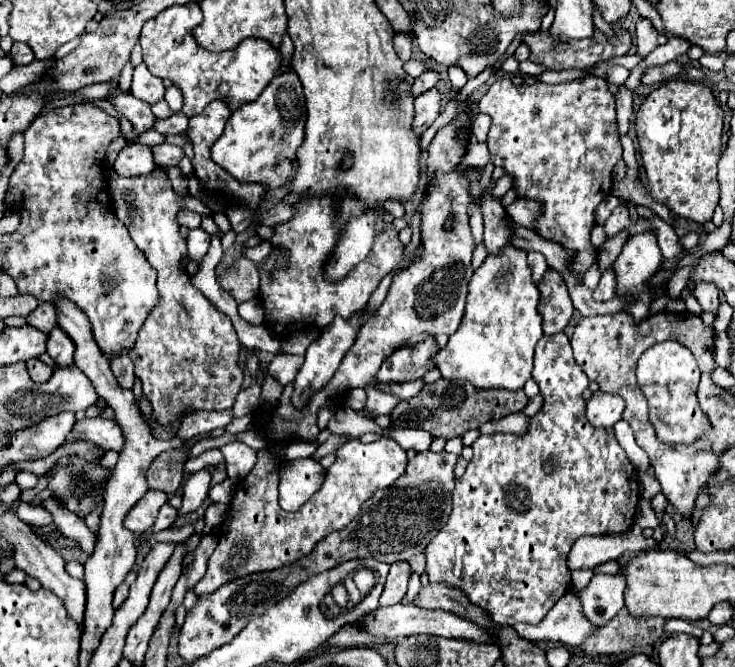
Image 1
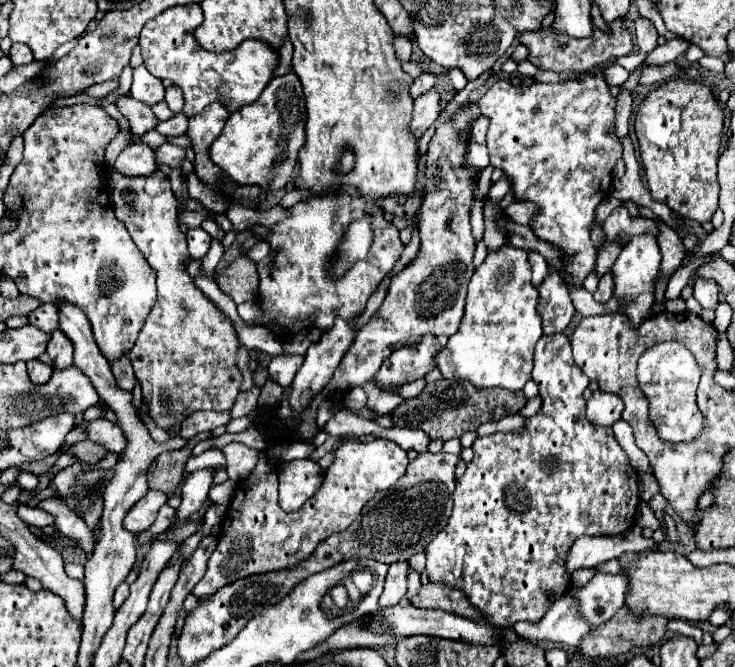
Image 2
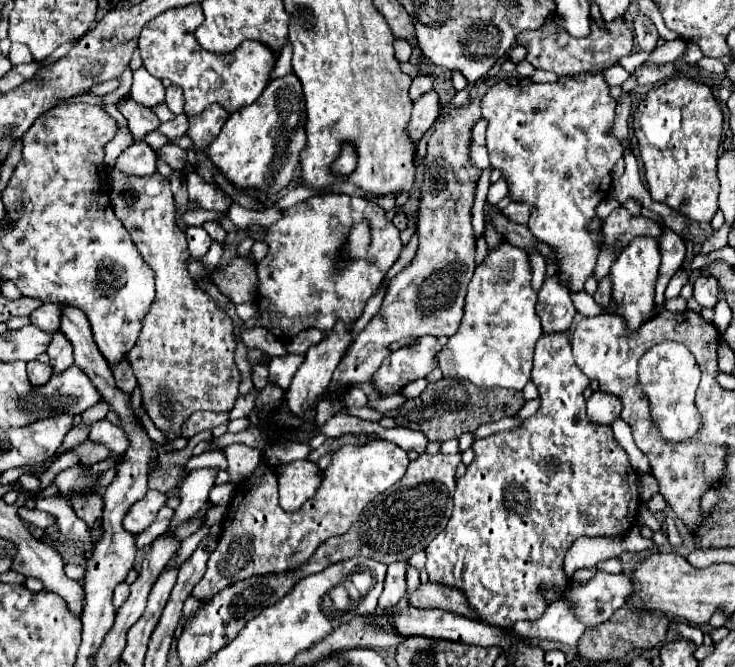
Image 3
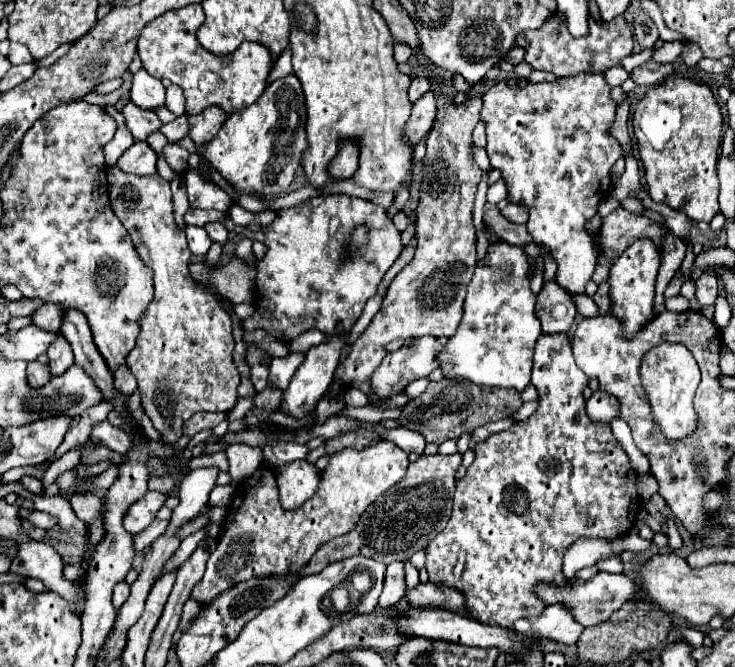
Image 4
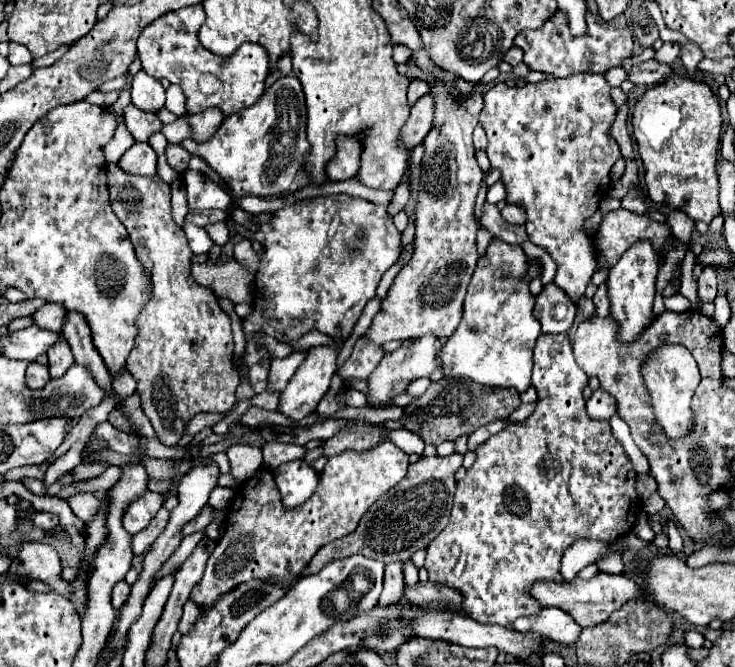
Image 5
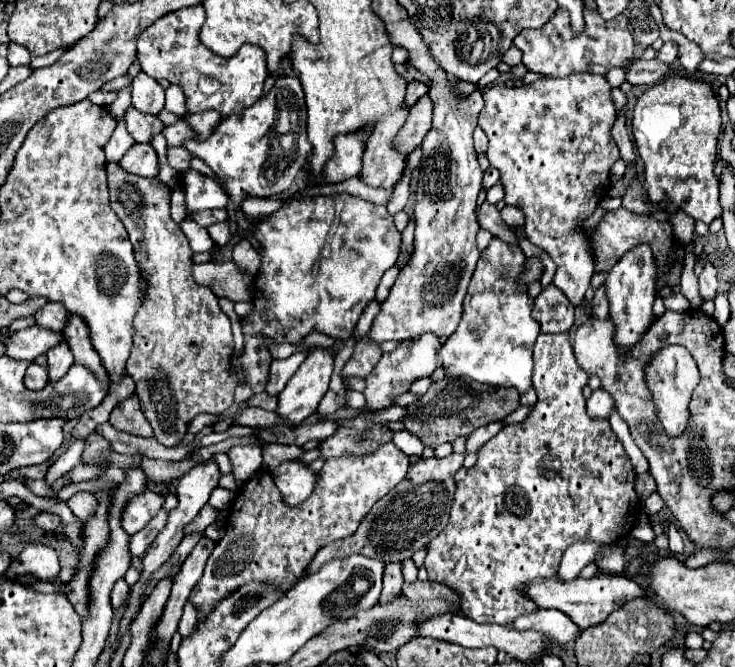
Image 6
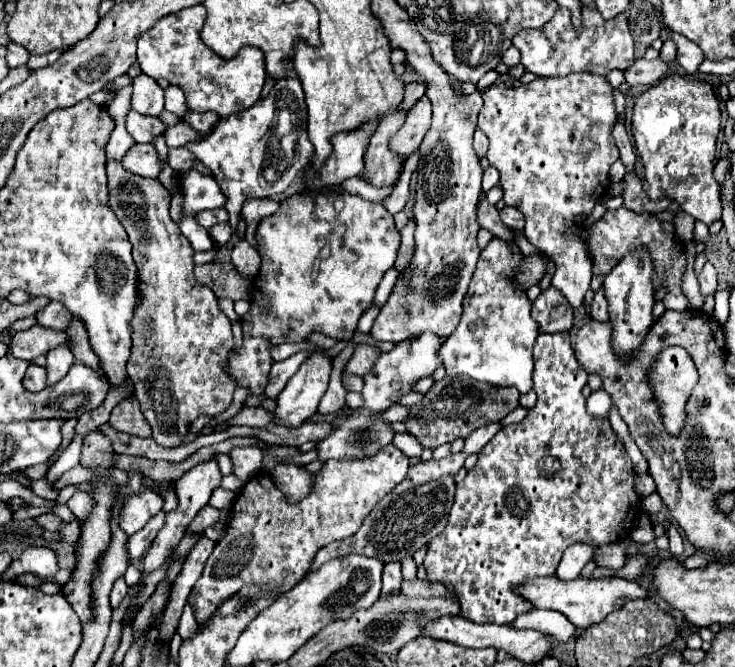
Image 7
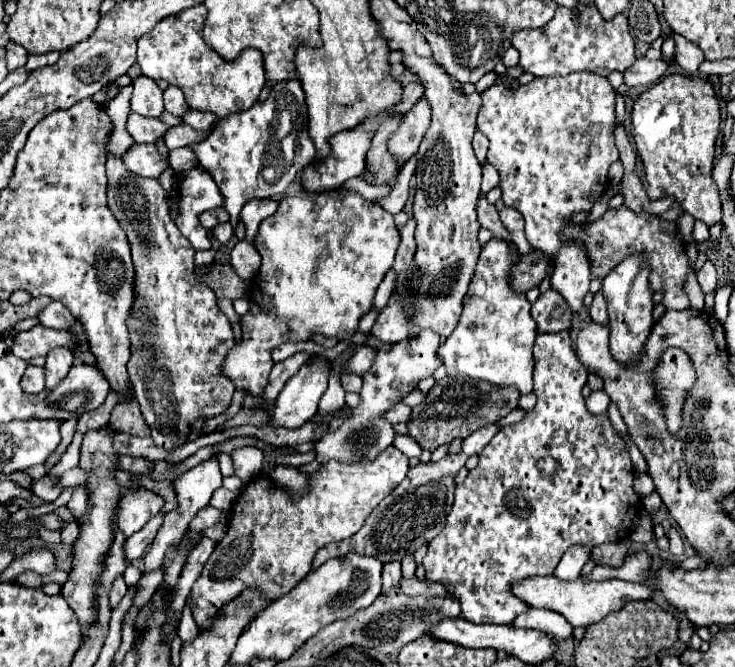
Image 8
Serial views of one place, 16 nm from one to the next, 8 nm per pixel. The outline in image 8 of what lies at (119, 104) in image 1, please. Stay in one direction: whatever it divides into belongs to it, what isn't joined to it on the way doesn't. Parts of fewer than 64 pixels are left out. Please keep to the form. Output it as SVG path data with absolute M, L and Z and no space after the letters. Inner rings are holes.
M130 112L130 116L128 116L128 132L140 144L156 144L158 140L162 140L166 136L168 126L162 120L144 118L144 116L136 116L134 112Z

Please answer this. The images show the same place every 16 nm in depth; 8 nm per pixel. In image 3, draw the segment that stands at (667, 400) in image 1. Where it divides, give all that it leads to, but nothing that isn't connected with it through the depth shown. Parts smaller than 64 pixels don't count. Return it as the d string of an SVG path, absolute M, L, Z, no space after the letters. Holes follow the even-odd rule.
M662 342L650 348L640 358L638 374L640 374L640 384L650 400L652 420L660 428L660 434L666 440L674 442L692 438L700 428L700 414L694 406L694 394L700 382L700 368L694 356L688 352L688 348L678 342Z

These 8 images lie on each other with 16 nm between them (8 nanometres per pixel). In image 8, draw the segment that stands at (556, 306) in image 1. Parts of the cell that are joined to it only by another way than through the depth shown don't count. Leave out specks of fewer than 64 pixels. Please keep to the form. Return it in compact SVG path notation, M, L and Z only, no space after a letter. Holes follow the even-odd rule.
M550 288L532 304L532 318L538 332L560 332L570 328L572 312L568 312L568 304L564 304L564 300L560 300Z

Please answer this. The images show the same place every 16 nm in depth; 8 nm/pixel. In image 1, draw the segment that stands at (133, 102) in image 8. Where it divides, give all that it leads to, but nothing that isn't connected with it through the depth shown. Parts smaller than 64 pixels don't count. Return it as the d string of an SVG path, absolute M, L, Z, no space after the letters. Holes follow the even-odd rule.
M140 64L140 66L134 68L134 80L132 80L130 92L132 92L132 96L136 96L138 100L144 100L150 106L164 98L162 80L156 78L156 76L152 76L150 70L144 64Z

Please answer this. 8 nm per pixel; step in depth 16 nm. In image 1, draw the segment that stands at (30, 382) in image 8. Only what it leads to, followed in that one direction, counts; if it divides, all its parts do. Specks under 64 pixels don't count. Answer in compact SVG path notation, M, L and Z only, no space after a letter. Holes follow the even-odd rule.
M32 358L32 360L28 360L26 364L28 364L28 374L30 374L30 378L32 378L34 382L48 382L50 376L52 376L52 372L54 372L52 366L40 362L38 358Z

